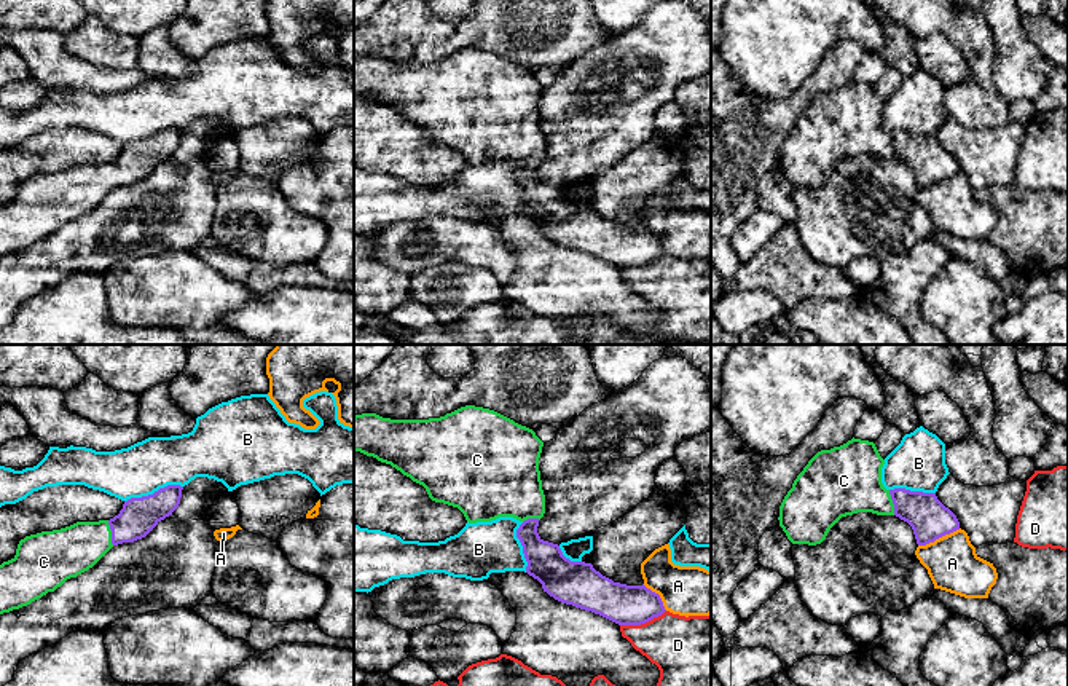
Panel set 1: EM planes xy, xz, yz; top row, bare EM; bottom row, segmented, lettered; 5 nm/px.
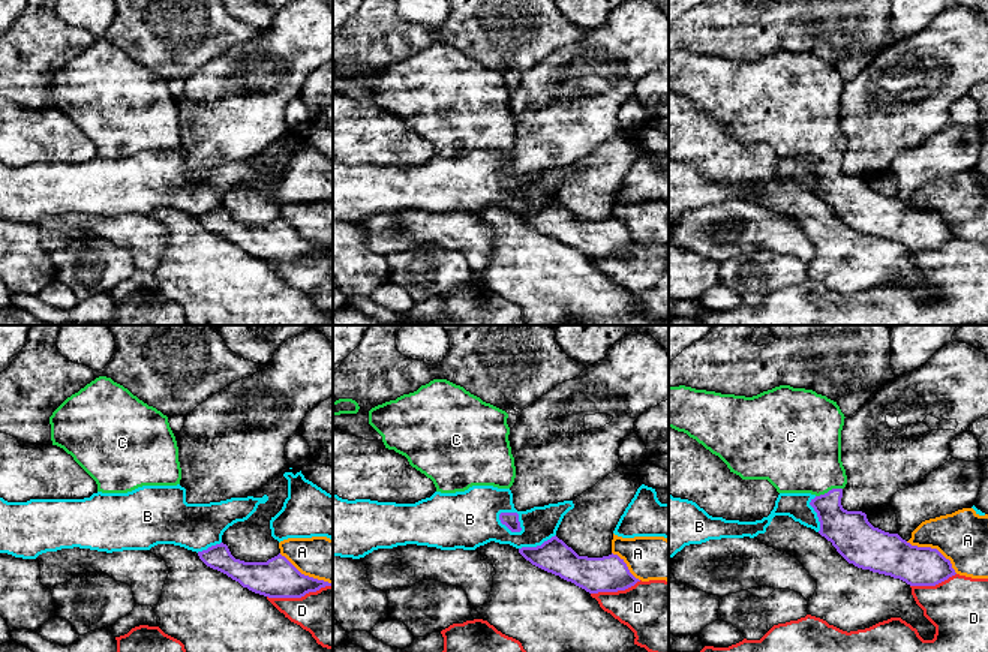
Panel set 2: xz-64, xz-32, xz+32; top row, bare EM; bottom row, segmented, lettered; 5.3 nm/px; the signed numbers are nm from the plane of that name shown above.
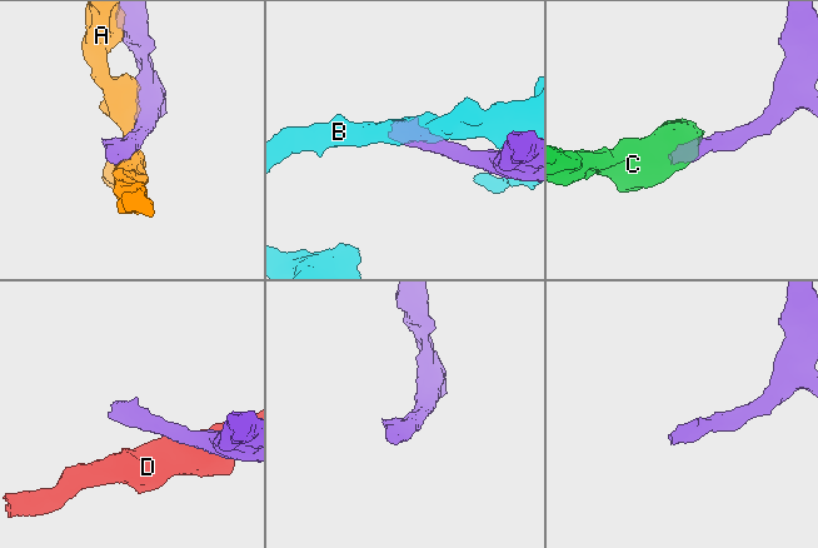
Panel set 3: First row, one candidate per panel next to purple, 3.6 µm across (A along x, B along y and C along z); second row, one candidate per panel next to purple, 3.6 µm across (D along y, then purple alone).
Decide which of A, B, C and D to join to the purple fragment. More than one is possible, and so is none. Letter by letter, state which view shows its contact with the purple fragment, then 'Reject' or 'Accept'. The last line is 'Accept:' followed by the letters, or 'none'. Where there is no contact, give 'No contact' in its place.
A: Touches purple in yz. Reject
B: Touches purple in xy. Reject
C: Touches purple in xy. Accept
D: Touches purple in xz. Reject
Accept: C

